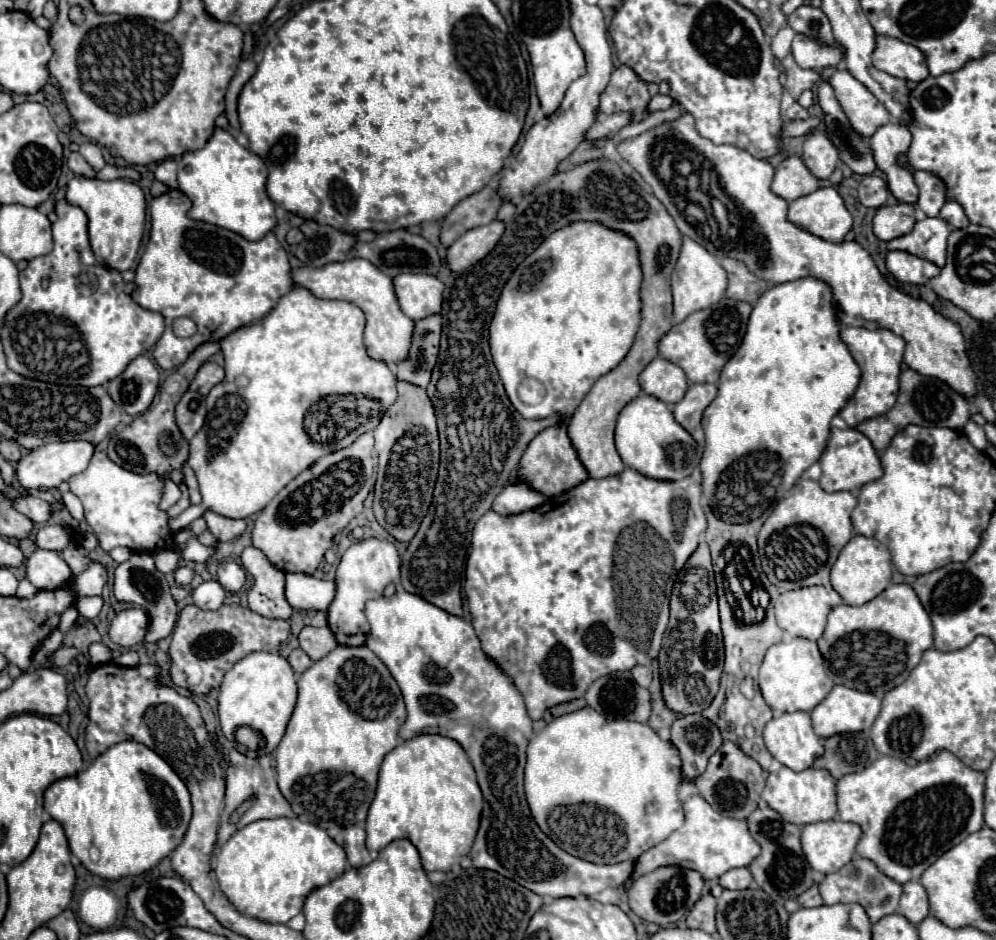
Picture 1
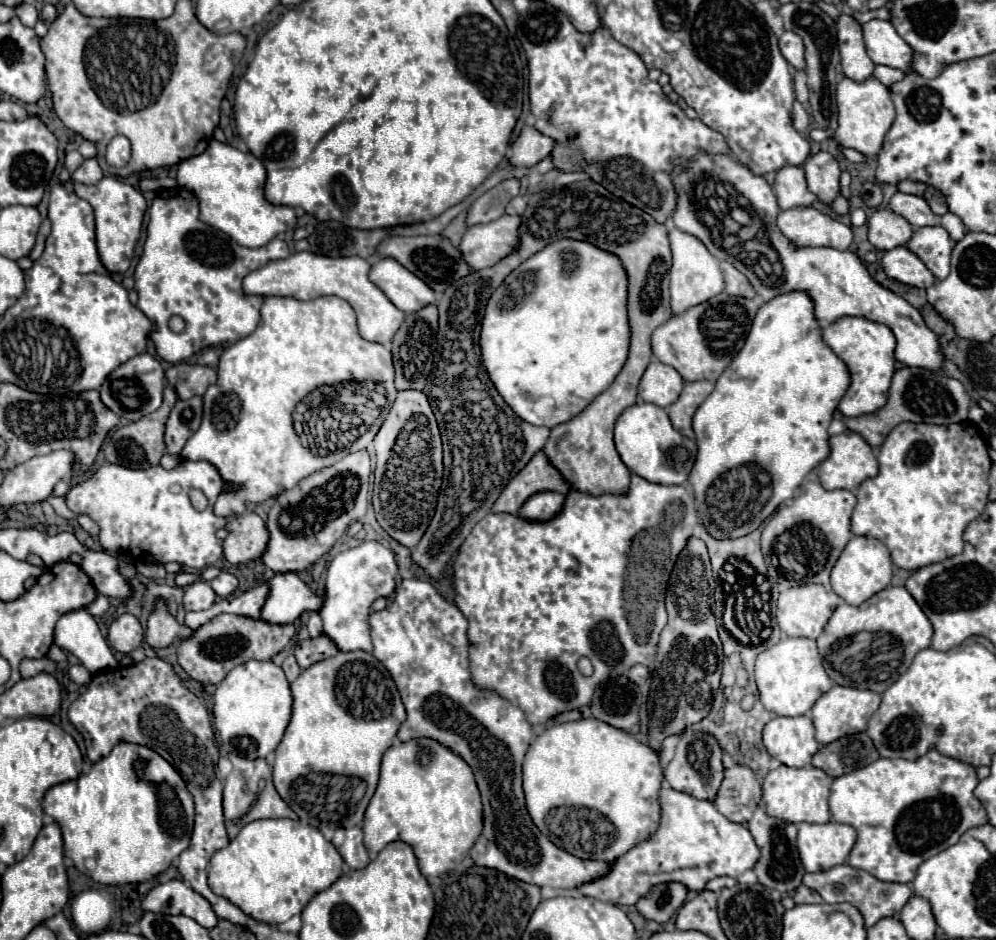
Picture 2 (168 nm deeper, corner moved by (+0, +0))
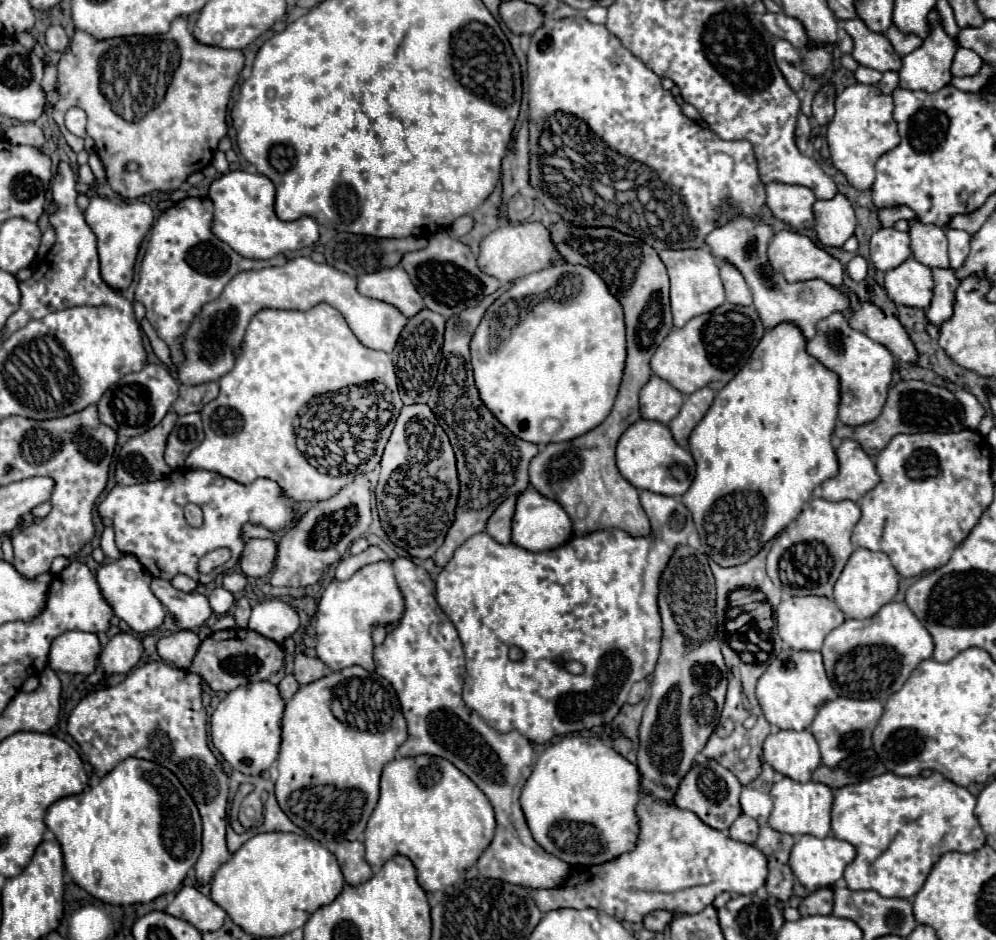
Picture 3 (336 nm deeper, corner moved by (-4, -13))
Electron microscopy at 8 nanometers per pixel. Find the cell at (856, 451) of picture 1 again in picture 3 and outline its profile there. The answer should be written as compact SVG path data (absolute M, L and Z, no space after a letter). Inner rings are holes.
M843 440L837 448L837 458L839 474L821 484L825 500L857 502L879 484L873 460L863 452L863 448L859 448L859 444L855 444L855 440Z

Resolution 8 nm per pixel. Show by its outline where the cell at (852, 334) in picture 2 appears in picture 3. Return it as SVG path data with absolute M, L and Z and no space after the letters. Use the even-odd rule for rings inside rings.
M831 314L817 324L815 338L807 340L807 352L815 356L821 364L833 370L841 380L841 404L839 404L839 420L847 426L859 426L875 420L883 410L887 400L889 384L893 378L895 358L889 354L885 346L873 342L869 336L849 328L847 318L843 314Z

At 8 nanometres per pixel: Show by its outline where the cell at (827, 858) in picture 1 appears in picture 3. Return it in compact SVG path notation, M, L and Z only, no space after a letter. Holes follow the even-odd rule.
M801 836L797 838L793 850L791 850L791 858L789 864L797 876L797 880L809 890L819 890L819 888L831 888L839 878L843 878L843 872L847 868L847 864L851 864L851 860L855 858L855 846L847 844L845 840L839 840L835 836L827 836L827 838L815 838L815 836Z

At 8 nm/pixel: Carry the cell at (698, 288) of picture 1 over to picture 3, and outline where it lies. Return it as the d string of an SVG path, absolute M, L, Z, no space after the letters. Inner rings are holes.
M687 248L687 250L663 250L659 252L663 264L667 266L671 280L671 310L675 326L681 328L687 320L707 314L725 302L723 284L719 278L719 266L707 248Z

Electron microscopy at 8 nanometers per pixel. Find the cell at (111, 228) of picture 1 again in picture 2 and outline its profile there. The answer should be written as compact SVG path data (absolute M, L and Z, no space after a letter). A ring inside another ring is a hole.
M103 177L95 185L75 183L75 193L81 199L89 201L91 207L95 209L95 233L97 233L97 251L101 263L109 273L125 273L131 265L135 243L141 233L143 215L147 209L145 197L135 187L117 177Z

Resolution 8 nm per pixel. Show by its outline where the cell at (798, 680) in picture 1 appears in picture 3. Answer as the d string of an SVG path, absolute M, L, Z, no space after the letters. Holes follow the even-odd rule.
M785 650L779 656L775 656L769 664L769 668L763 672L763 676L757 682L757 700L763 710L763 716L769 724L783 728L783 730L805 730L815 720L819 708L835 700L837 692L833 690L819 652L795 652Z

